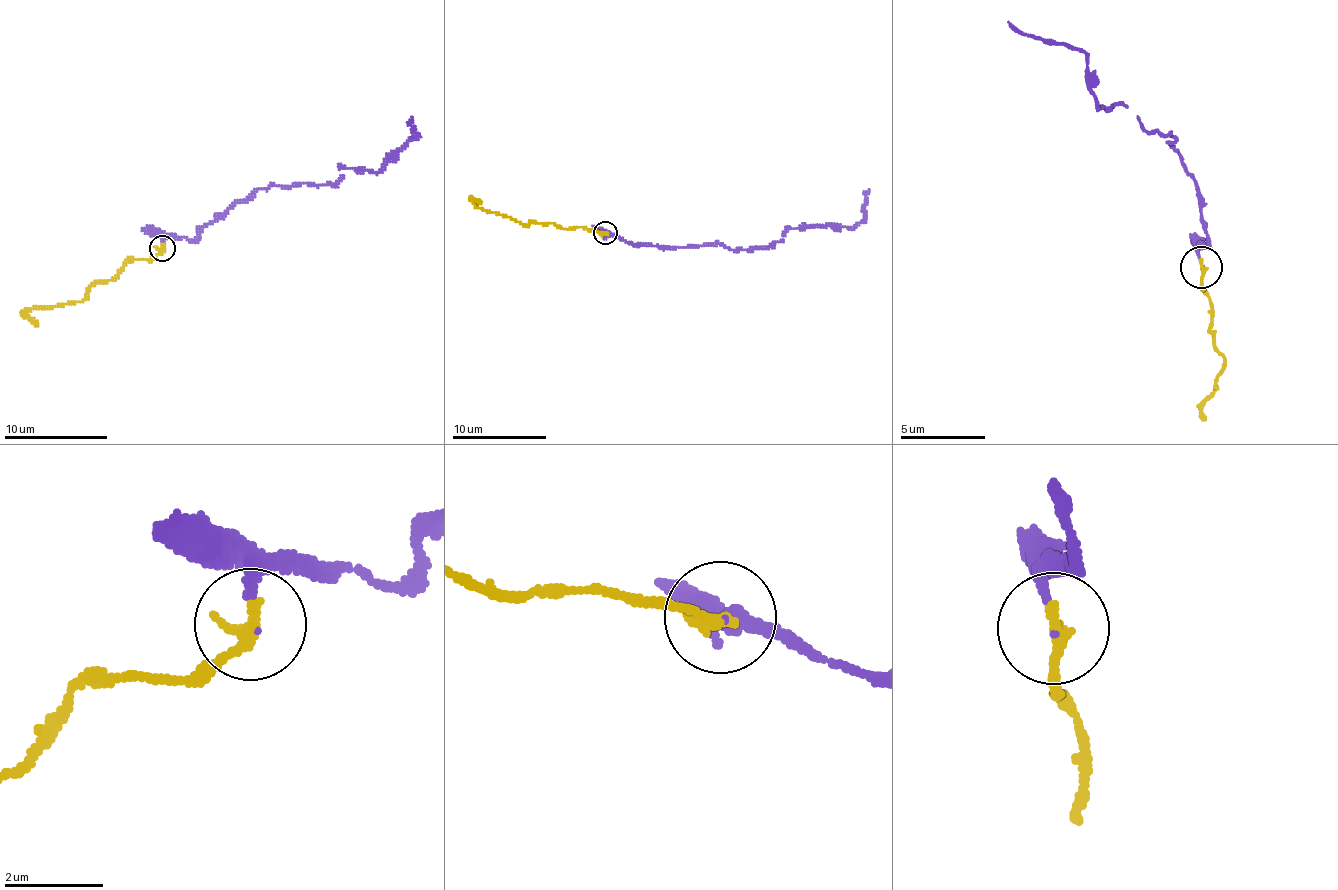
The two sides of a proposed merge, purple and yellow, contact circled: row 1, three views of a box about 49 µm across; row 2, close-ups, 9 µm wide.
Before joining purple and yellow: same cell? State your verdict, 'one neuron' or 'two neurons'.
one neuron

